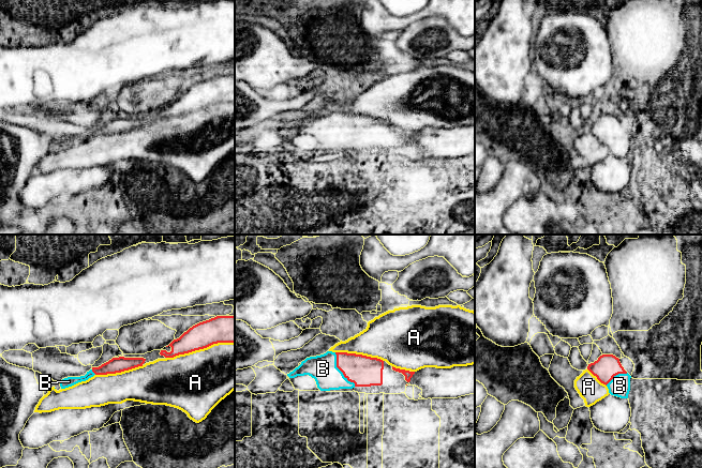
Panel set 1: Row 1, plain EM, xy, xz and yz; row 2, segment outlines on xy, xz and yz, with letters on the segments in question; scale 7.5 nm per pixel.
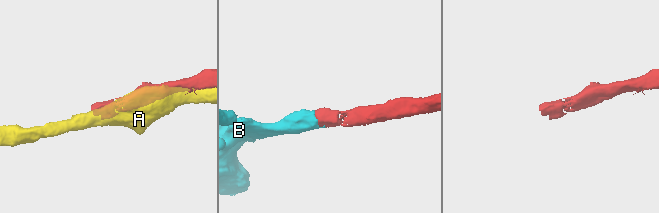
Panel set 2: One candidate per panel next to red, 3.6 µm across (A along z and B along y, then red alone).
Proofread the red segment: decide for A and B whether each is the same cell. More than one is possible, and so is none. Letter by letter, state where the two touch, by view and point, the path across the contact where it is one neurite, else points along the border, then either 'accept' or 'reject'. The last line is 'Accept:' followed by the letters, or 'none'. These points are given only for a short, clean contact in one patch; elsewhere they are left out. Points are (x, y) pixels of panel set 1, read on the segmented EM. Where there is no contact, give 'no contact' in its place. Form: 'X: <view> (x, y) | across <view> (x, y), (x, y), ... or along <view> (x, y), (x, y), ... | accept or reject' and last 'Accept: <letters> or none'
A: xy (199, 348) | reject
B: xz (340, 370) | across xz (363, 371), (340, 370), (323, 368) | accept
Accept: B

